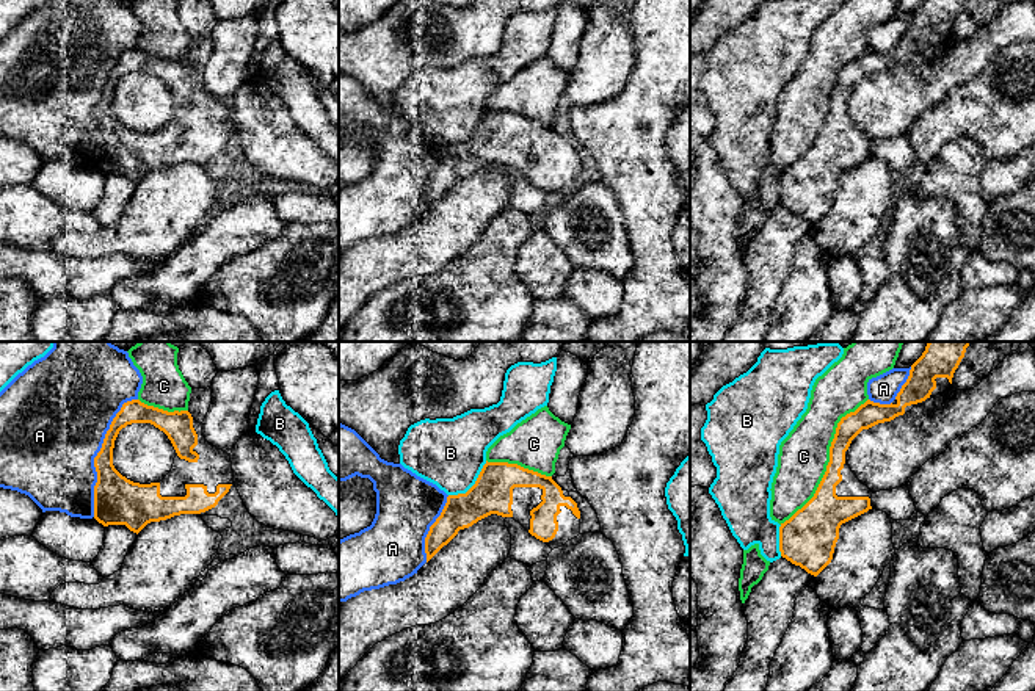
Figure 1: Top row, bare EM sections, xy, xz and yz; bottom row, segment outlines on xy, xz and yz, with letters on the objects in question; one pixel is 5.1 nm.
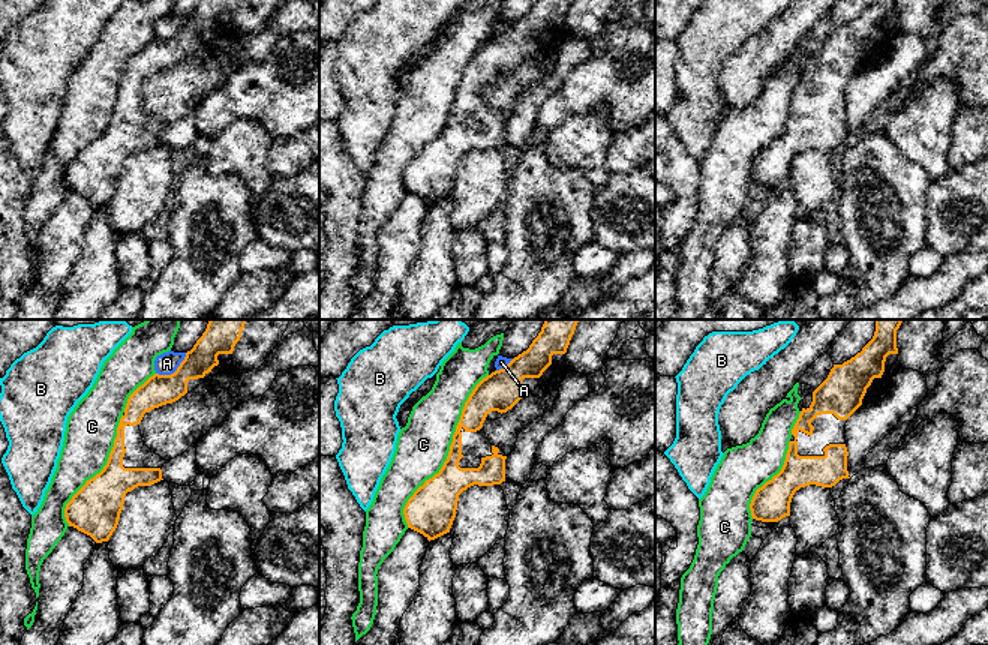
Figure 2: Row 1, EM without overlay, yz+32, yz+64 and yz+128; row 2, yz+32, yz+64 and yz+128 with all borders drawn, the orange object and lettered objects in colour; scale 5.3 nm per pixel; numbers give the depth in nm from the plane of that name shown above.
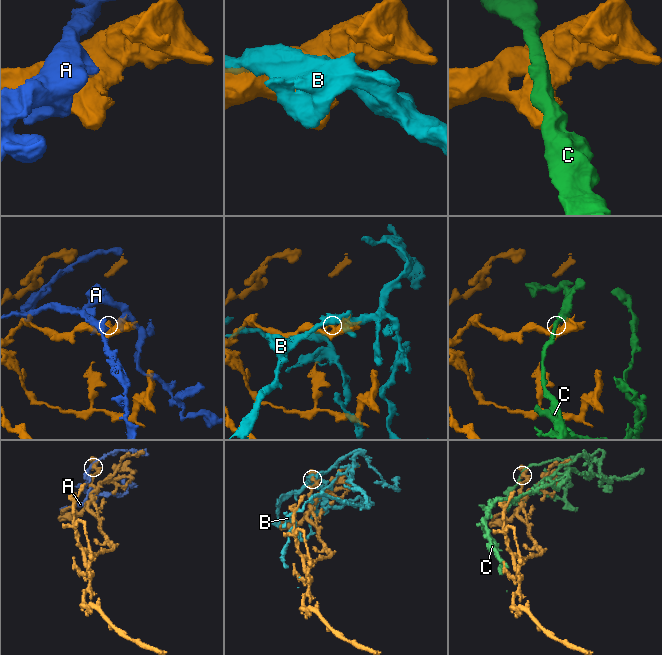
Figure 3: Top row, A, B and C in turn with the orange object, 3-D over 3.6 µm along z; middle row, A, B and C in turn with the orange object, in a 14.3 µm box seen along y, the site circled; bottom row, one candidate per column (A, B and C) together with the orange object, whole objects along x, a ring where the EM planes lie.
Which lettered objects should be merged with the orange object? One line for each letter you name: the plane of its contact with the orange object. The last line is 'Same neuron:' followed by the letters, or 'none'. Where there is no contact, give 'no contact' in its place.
Same neuron: none

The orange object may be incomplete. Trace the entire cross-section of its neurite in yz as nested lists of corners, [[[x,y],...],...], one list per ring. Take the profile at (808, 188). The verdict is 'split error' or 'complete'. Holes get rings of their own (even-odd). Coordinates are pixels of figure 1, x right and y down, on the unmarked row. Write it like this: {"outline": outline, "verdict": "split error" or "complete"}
{"outline": [[[924,0],[911,14],[910,25],[891,53],[867,49],[855,61],[841,67],[830,96],[830,111],[814,146],[779,175],[781,205],[808,222],[817,226],[833,208],[842,172],[872,158],[872,139],[852,121],[847,103],[852,89],[862,80],[878,72],[891,71],[910,61],[917,52],[950,38],[952,27],[966,0]]], "verdict": "split error"}

